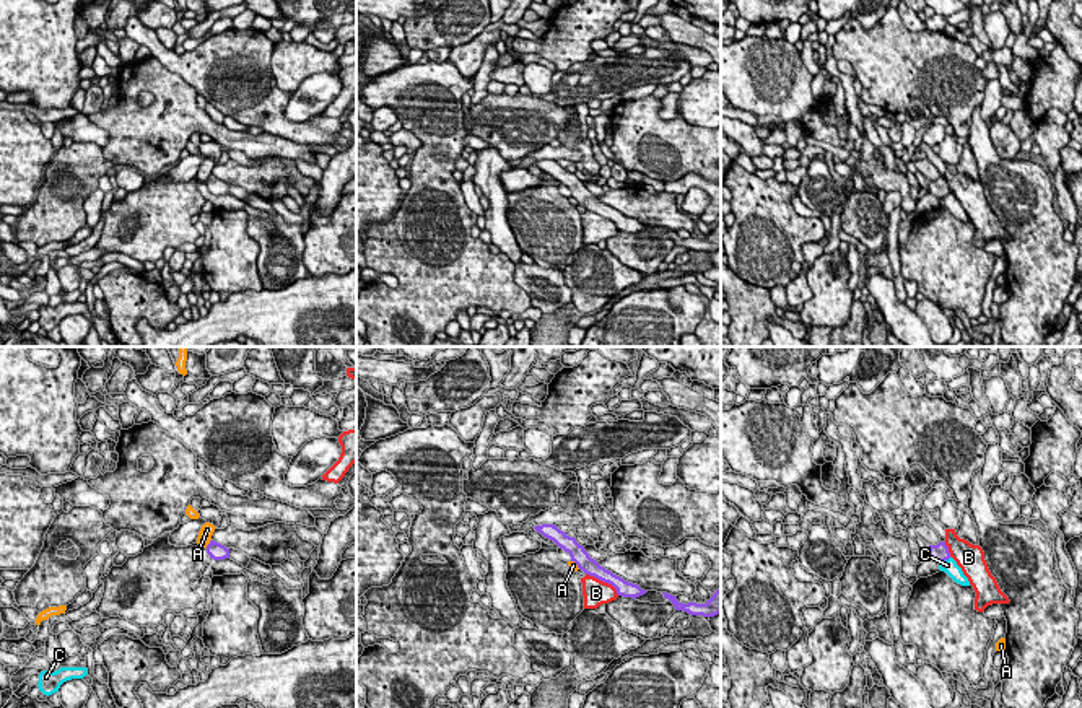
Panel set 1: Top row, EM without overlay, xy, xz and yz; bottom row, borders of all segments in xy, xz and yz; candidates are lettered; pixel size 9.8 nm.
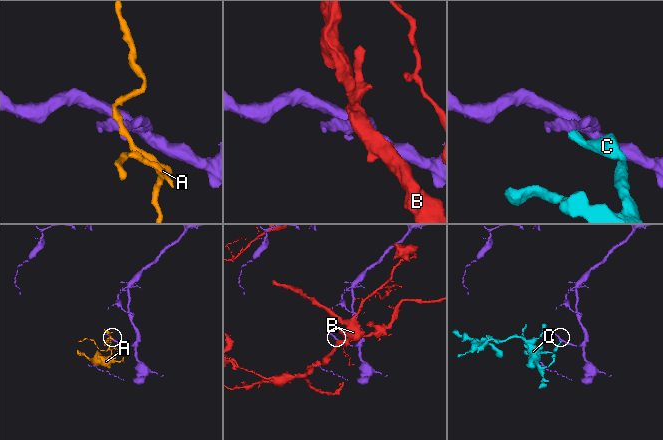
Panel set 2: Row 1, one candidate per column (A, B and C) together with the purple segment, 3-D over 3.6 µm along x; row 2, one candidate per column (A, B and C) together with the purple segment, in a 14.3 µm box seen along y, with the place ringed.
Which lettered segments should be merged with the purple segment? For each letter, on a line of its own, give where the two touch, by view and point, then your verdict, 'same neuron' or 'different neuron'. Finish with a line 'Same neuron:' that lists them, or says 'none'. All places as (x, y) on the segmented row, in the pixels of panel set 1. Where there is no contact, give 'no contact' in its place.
A: xy (209, 544) | different neuron
B: xz (604, 581) | different neuron
C: yz (944, 560) | different neuron
Same neuron: none

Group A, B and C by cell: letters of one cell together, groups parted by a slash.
A / B / C

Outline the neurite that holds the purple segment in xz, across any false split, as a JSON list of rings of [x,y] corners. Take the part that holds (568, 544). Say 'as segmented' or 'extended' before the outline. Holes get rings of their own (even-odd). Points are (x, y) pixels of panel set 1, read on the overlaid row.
as segmented | [[[542,524],[534,527],[543,537],[553,540],[560,548],[569,553],[571,562],[578,565],[586,575],[594,576],[604,583],[612,584],[617,589],[618,596],[623,597],[639,597],[648,591],[641,589],[638,584],[628,583],[623,578],[613,575],[612,571],[600,566],[589,553],[584,550],[582,545],[576,542],[574,537],[569,537],[566,532],[560,531],[553,524]]]

